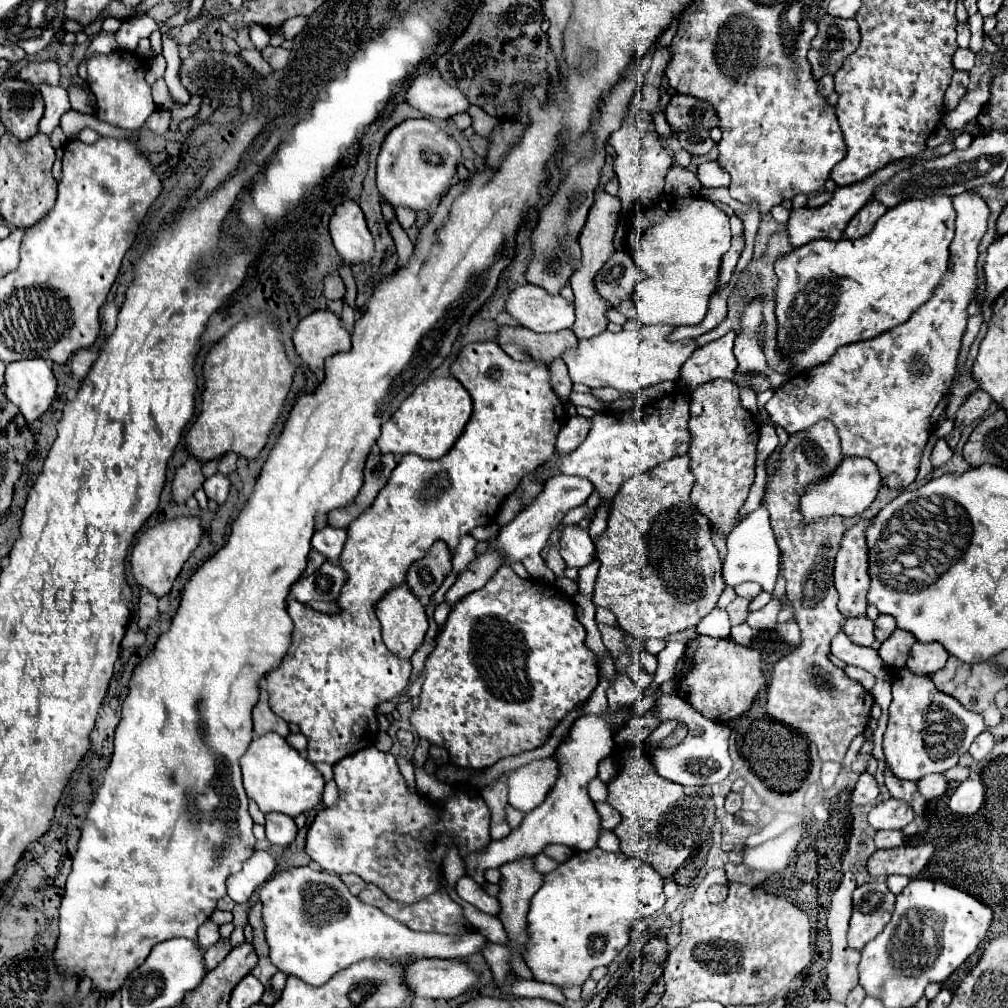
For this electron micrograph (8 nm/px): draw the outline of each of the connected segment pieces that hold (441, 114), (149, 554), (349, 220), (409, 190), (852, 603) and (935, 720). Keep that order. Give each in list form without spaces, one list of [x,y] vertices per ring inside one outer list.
[[[437,72],[417,76],[407,90],[407,102],[431,118],[453,118],[469,108],[467,96],[449,86]]]
[[[179,516],[173,520],[163,520],[151,526],[149,530],[145,530],[131,552],[131,566],[133,566],[137,584],[143,588],[149,588],[159,598],[165,596],[171,590],[175,578],[179,576],[191,552],[199,546],[203,534],[205,530],[199,516]]]
[[[343,202],[341,206],[337,206],[329,230],[337,252],[347,264],[359,264],[371,260],[375,244],[357,202]]]
[[[429,118],[405,120],[385,138],[377,158],[377,190],[393,208],[431,212],[451,188],[461,160],[461,146]]]
[[[861,520],[849,530],[845,530],[841,548],[835,558],[835,570],[833,570],[833,582],[839,592],[839,610],[845,618],[849,616],[863,616],[867,608],[867,588],[871,586],[871,576],[869,576],[869,552],[867,552],[867,538],[865,530],[873,524],[871,520]]]
[[[905,666],[893,674],[893,702],[889,706],[883,748],[887,764],[897,778],[917,782],[921,776],[953,768],[983,730],[983,716],[963,708],[949,694],[939,692],[931,676],[915,676]]]

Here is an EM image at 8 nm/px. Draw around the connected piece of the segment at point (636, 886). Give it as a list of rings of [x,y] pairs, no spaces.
[[[601,848],[575,852],[567,862],[545,874],[543,886],[535,892],[527,916],[529,942],[525,948],[525,962],[535,974],[535,980],[551,982],[555,986],[581,986],[589,978],[589,972],[593,968],[609,966],[613,958],[627,946],[631,924],[663,910],[663,884],[665,880],[655,872],[653,866],[637,858],[629,858],[623,852],[607,854]]]

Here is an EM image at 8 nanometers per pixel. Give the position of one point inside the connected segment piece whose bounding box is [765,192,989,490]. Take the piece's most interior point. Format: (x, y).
(880, 393)

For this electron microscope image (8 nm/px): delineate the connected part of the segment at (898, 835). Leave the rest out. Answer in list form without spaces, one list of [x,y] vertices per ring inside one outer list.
[[[879,830],[875,834],[875,846],[879,850],[881,848],[895,848],[895,846],[901,846],[903,842],[905,842],[905,836],[899,830]]]

